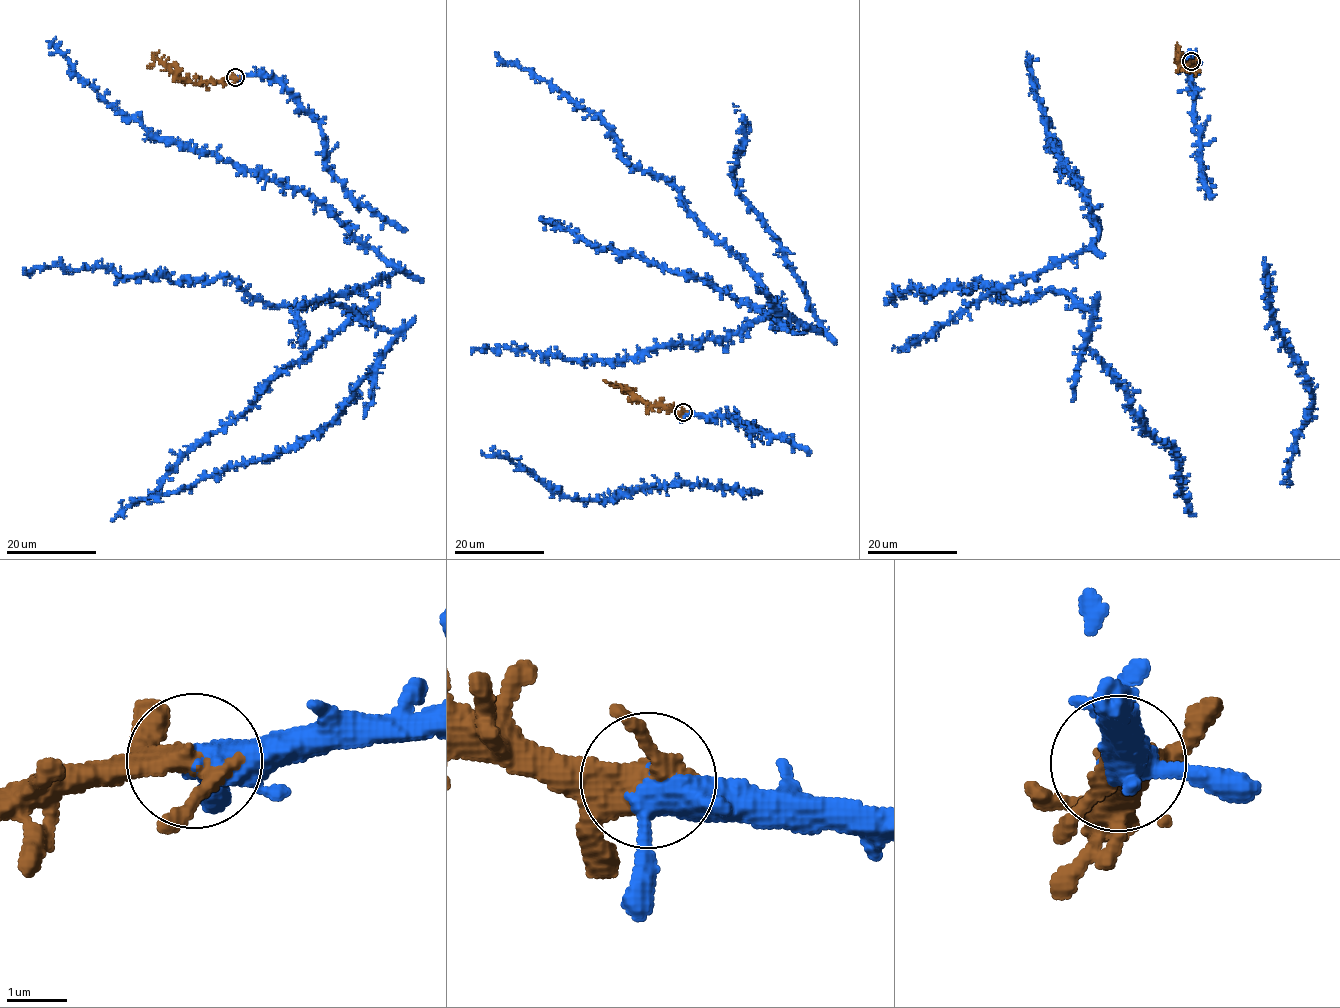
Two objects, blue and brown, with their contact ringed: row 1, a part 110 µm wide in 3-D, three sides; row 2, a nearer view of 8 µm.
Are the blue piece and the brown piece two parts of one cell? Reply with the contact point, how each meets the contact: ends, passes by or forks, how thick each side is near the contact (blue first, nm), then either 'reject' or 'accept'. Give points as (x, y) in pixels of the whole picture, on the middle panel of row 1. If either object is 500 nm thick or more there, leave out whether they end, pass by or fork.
at (683, 412); blue passes by; brown forks there; 440 nm thick on the blue side, 340 nm on the other; accept

